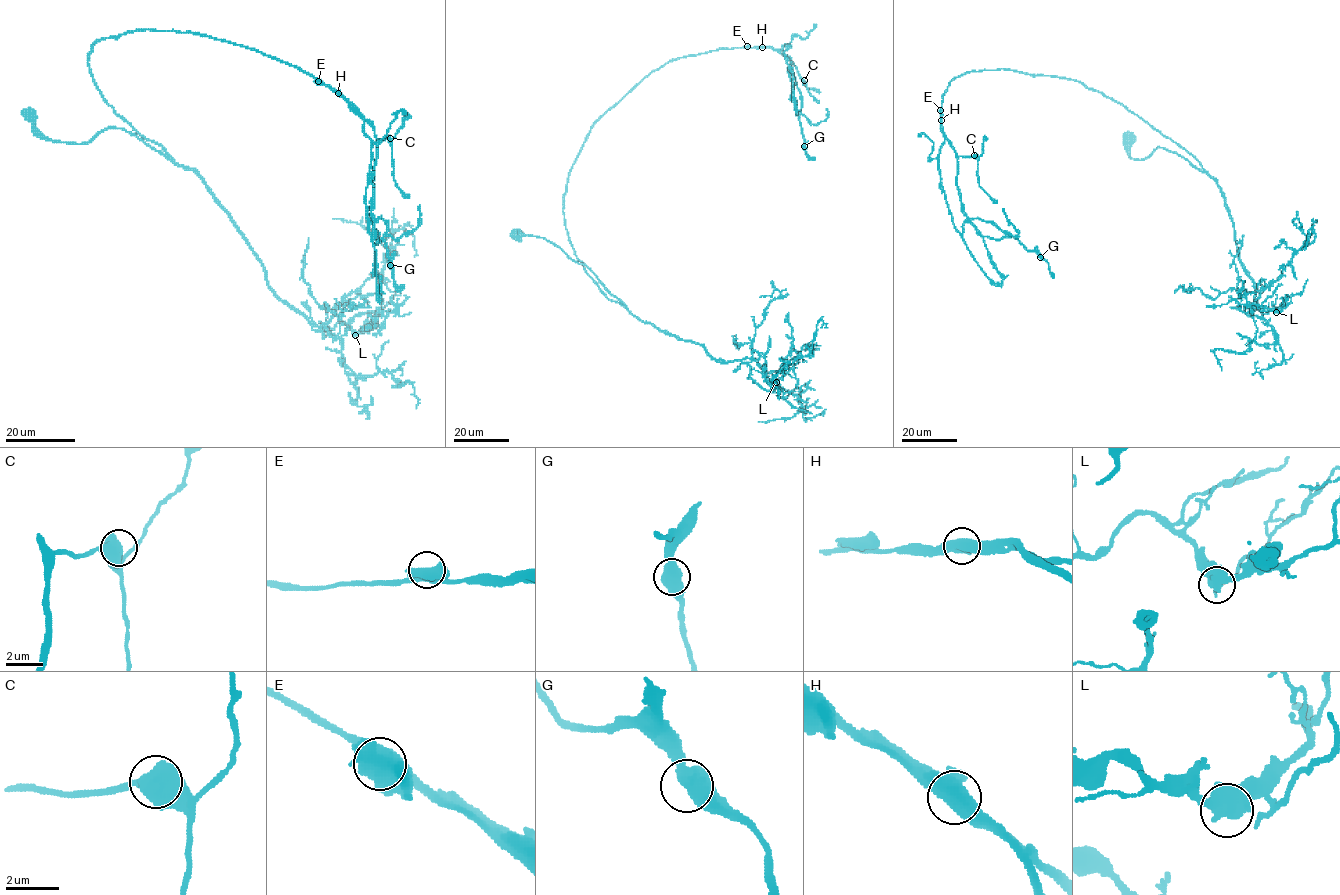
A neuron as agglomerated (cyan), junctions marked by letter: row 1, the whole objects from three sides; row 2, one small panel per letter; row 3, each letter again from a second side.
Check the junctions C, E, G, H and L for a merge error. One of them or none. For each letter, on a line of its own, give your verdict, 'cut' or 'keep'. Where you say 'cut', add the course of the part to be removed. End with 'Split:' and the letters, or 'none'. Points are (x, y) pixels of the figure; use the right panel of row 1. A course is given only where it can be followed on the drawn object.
C: keep
E: keep
G: keep
H: cut | (941, 119), (956, 156), (961, 211), (981, 235), (1014, 236), (1035, 250), (1051, 272)
L: keep
Split: H

